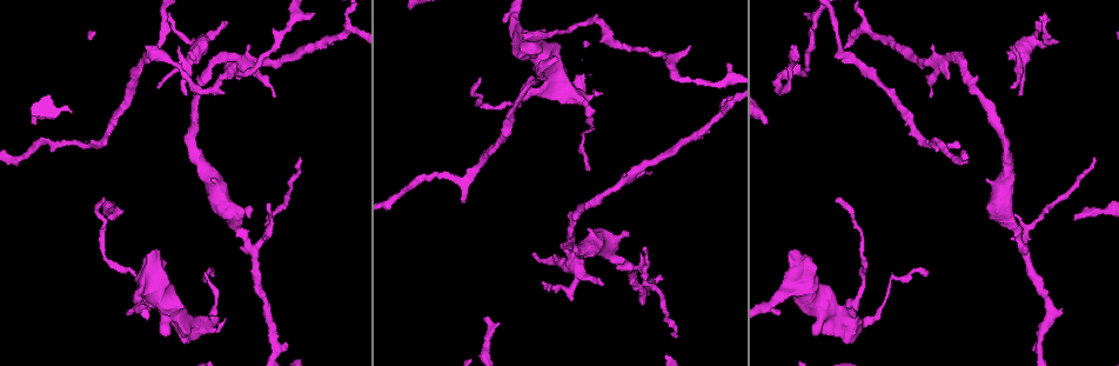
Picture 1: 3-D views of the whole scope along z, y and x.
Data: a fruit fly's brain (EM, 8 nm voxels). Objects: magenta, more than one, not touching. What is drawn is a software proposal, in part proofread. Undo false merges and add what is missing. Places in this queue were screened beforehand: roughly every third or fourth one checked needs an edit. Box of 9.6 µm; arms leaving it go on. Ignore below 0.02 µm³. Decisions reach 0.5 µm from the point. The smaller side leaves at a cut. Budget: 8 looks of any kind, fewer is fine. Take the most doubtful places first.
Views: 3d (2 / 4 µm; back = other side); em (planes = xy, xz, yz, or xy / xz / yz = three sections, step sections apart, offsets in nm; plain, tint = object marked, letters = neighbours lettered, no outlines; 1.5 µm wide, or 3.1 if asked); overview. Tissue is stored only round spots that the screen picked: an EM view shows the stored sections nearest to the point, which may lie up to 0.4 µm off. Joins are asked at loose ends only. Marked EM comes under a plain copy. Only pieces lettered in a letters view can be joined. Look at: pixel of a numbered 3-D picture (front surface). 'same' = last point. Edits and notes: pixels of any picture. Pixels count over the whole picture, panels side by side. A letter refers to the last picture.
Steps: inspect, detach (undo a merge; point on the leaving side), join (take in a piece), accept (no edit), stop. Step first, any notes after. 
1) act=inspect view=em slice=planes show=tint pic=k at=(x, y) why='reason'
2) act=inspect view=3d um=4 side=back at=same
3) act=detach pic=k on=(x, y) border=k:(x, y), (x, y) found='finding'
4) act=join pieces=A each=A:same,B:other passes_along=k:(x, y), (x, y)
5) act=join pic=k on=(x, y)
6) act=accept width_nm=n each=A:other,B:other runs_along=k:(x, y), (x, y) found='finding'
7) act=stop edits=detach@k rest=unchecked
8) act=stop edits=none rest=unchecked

act=inspect view=em slice=xy step=4 show=tint pic=1 at=(531, 254) why='an open end'

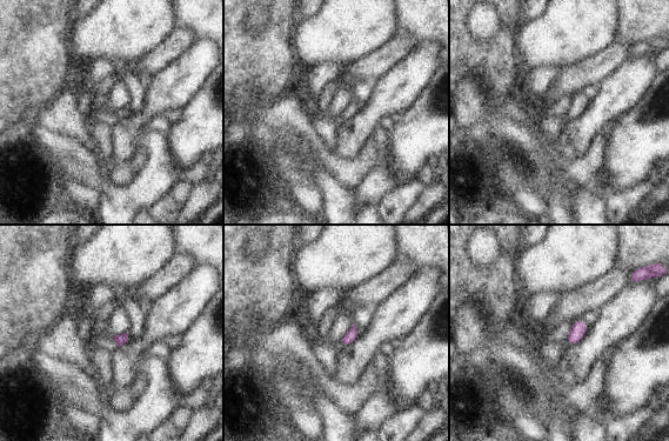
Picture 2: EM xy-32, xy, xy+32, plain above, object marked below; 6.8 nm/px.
act=inspect view=em slice=planes show=letters at=same

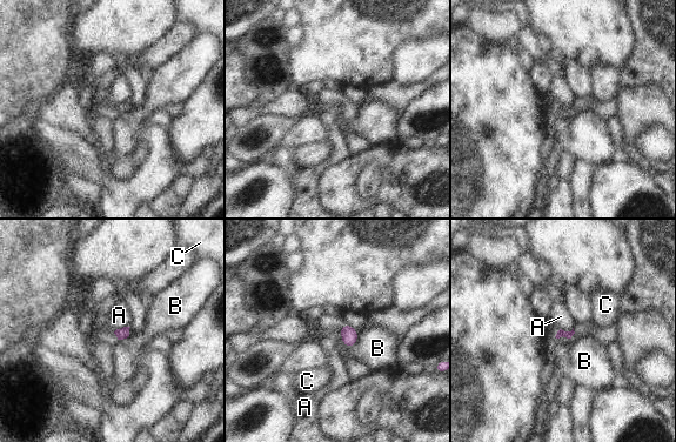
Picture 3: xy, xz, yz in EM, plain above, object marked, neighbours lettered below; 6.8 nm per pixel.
act=accept each=A:other,B:other,C:other found='none of them fits'

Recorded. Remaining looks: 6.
act=inspect view=3d um=2 pic=1 at=(152, 251) why='branch stops here'

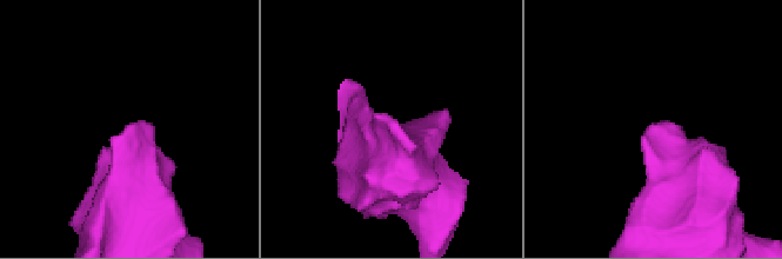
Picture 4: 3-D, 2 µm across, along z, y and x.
act=inspect view=em slice=planes show=letters pic=4 at=(132, 122) why='now the EM'

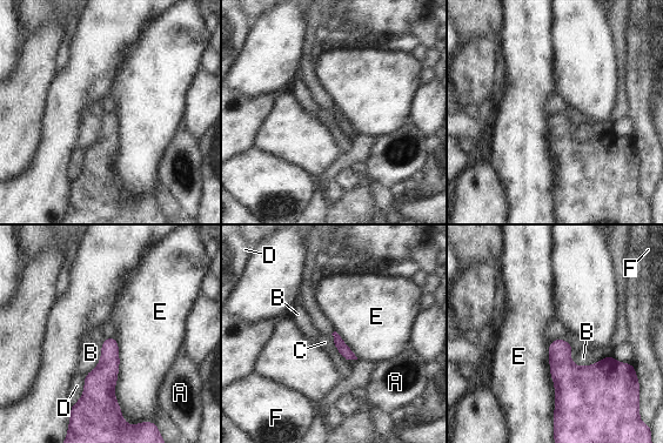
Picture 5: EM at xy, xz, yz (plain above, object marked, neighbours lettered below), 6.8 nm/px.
act=accept each=A:other,B:other,C:other,D:other,E:other,F:other border=5:(330, 339), (341, 357) found='none of them fits'

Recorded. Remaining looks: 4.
act=inspect view=3d um=2 pic=1 at=(600, 92) why='free end'

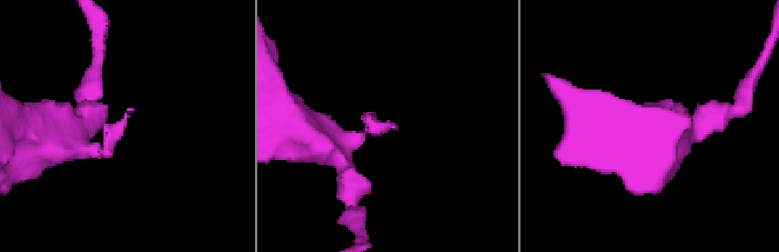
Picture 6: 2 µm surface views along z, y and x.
act=inspect view=em slice=planes show=letters pic=6 at=(128, 113) why='shape alone is not enough'

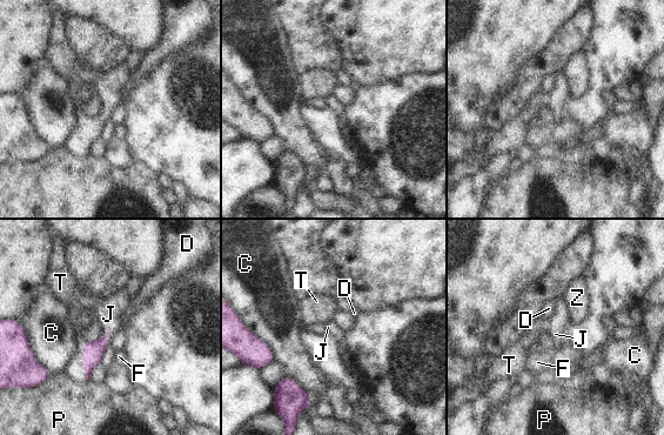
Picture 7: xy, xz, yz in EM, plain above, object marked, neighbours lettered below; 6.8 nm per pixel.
act=join pieces=J each=C:other,D:other,F:other,J:same,P:other,T:other,Z:other passes_along=7:(93, 352), (106, 340), (108, 314) found='it goes on there'

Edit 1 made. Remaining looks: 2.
act=inspect view=3d um=4 pic=1 at=(300, 157)

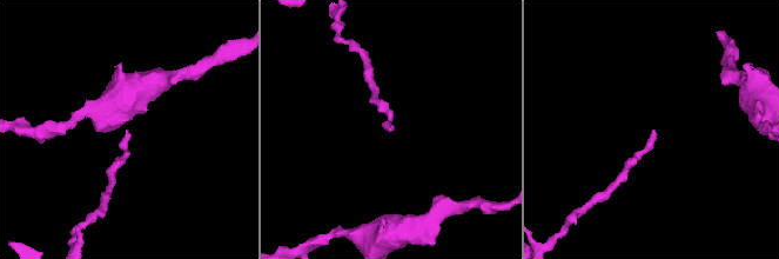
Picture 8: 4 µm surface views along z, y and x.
act=inspect view=em slice=planes show=letters pic=8 at=(653, 129)

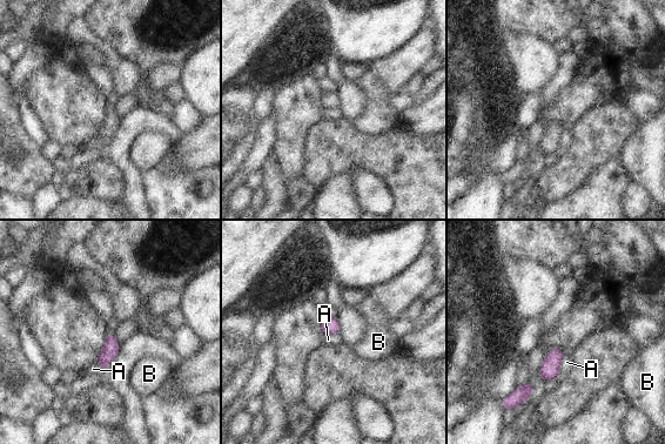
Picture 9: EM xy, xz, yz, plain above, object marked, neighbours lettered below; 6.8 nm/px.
act=accept each=A:other,B:other border=9:(563, 356), (558, 375) found='none of them fits'

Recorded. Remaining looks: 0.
act=stop edits=join@7 rest=unchecked

